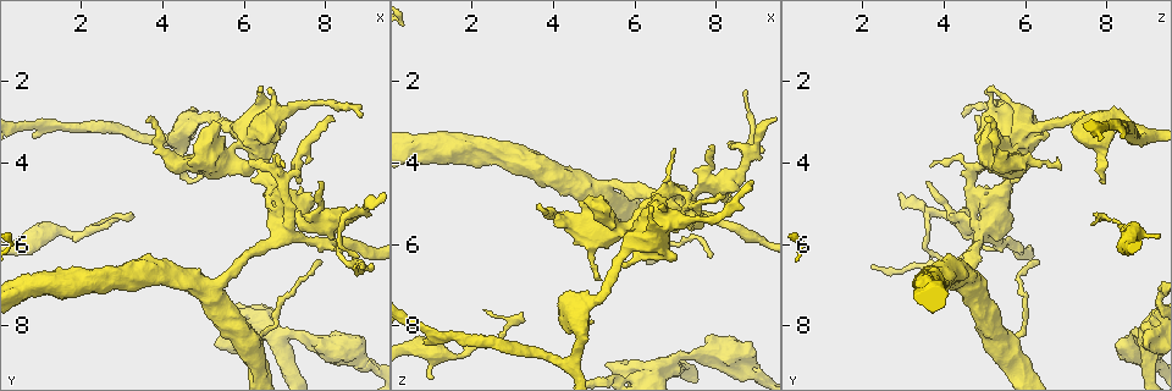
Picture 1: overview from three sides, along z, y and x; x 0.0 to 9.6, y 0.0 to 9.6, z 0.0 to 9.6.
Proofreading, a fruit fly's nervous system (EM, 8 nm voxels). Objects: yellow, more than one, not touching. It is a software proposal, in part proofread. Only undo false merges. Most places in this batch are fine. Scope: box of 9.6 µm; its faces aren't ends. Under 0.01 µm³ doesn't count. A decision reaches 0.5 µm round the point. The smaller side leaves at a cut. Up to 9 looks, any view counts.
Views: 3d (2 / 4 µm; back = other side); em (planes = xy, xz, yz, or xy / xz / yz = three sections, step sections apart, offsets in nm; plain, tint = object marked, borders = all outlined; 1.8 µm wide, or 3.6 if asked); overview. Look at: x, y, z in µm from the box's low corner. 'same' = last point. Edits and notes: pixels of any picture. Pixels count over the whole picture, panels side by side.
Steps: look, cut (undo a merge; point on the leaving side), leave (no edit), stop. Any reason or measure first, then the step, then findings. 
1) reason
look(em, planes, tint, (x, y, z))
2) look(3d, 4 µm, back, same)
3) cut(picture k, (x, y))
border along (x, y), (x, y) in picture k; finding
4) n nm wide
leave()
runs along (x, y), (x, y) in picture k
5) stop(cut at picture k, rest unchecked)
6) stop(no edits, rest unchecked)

four or more arms meet
look(em, planes, borders, (4.60, 3.00, 7.70))

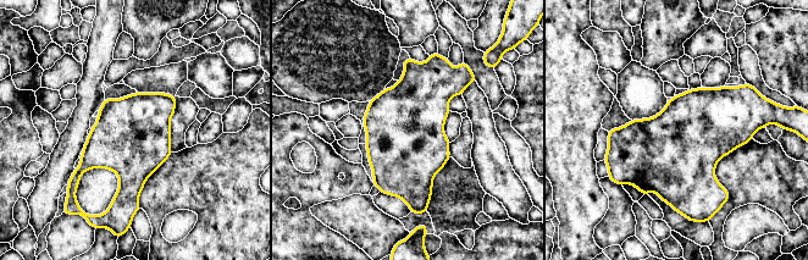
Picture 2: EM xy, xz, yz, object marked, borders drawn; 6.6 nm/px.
500 nm wide
leave()
all the same neuron

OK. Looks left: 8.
thin neck
look(3d, 2 µm, (2.80, 5.40, 8.10))

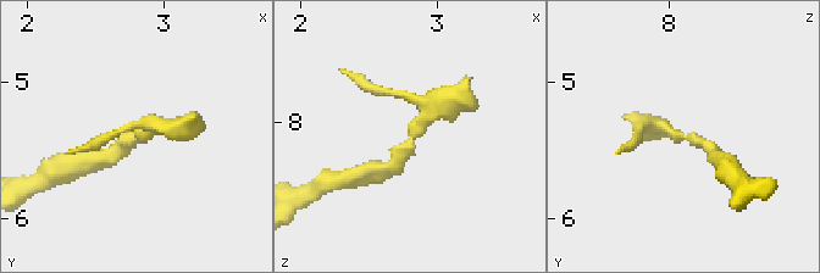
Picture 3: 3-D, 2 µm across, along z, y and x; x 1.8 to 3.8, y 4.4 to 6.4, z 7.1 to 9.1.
look(em, planes, plain, (2.82, 5.38, 8.08))

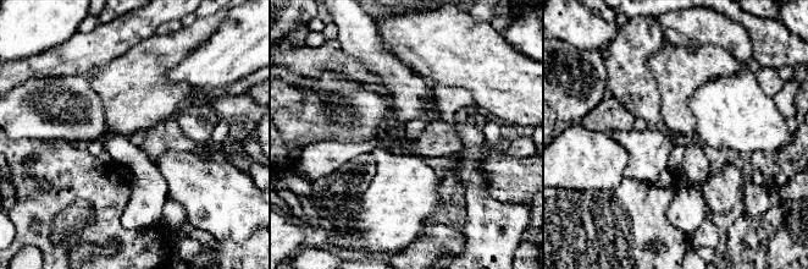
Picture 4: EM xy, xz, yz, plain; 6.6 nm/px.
look(em, planes, tint, same)

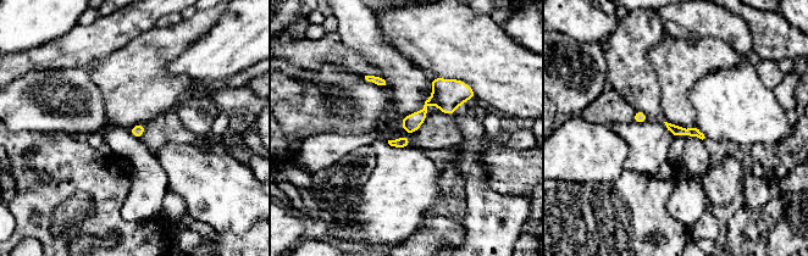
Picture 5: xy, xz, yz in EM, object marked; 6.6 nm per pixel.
leave()
continuous, no second neuron

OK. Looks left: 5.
a narrow waist
look(em, 3.6 µm, yz, step 16, tint, (6.50, 3.10, 5.55))

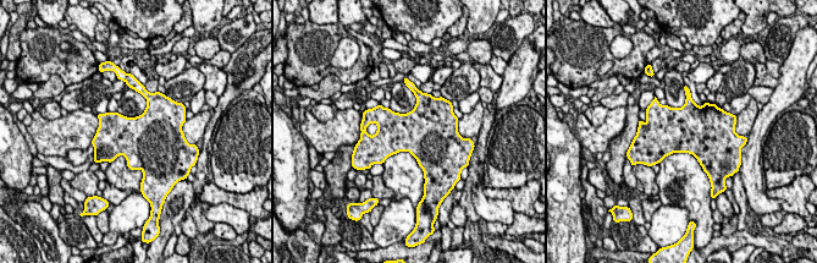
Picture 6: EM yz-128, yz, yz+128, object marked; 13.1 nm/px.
look(em, 3.6 µm, planes, tint, same)

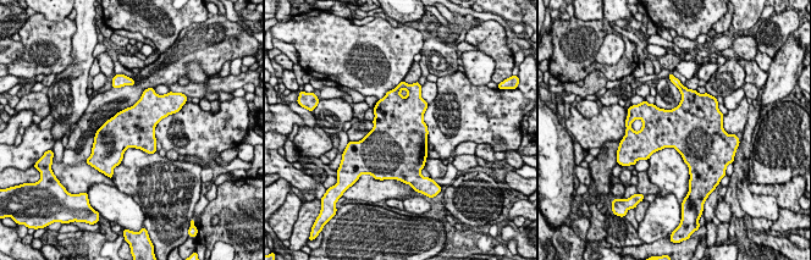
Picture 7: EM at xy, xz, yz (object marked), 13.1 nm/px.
leave()
continuous, no second neuron

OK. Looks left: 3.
sudden change in width
look(3d, 4 µm, (1.00, 5.80, 8.70))

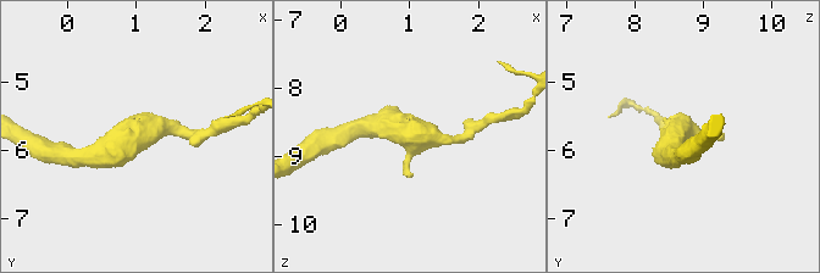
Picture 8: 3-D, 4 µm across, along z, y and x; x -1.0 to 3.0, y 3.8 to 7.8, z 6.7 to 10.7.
look(em, 3.6 µm, planes, tint, (1.00, 5.75, 8.70))

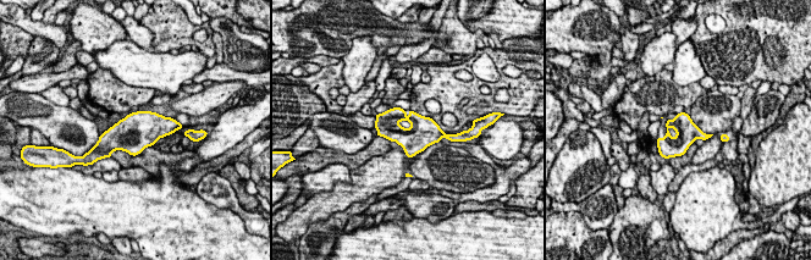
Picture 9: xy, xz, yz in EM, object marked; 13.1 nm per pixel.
leave()
all the same neuron

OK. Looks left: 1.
stop(no edits, rest unchecked)

